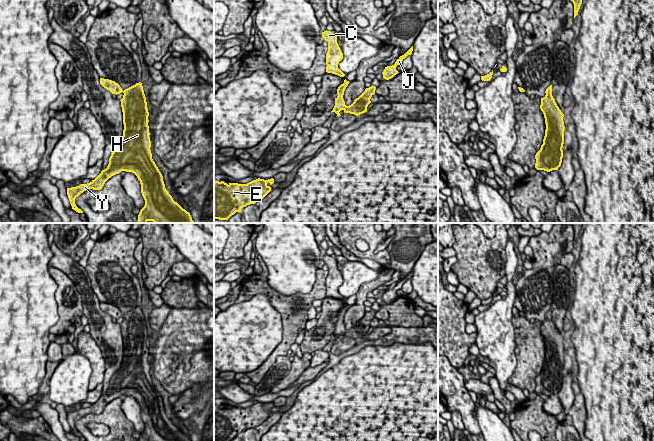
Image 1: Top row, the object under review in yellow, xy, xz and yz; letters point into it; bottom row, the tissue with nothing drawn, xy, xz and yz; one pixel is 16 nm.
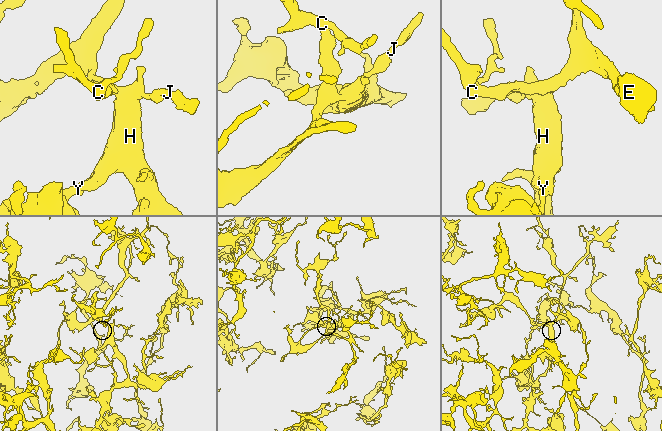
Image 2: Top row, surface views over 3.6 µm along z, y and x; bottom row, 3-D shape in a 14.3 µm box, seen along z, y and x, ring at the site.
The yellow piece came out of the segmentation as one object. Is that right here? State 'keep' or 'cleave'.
keep

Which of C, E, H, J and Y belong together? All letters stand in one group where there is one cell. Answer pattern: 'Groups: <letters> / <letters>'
Groups: C E H J Y

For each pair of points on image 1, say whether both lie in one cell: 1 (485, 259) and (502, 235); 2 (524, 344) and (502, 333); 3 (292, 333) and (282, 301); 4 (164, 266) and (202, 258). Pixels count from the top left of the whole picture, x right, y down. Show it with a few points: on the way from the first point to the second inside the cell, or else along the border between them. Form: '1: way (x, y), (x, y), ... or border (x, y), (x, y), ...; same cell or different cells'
1: way (490, 253), (499, 241); same cell
2: border (512, 317), (515, 343), (514, 354), (517, 363); different cells
3: way (292, 325), (290, 309); same cell
4: border (171, 240), (186, 258); different cells

